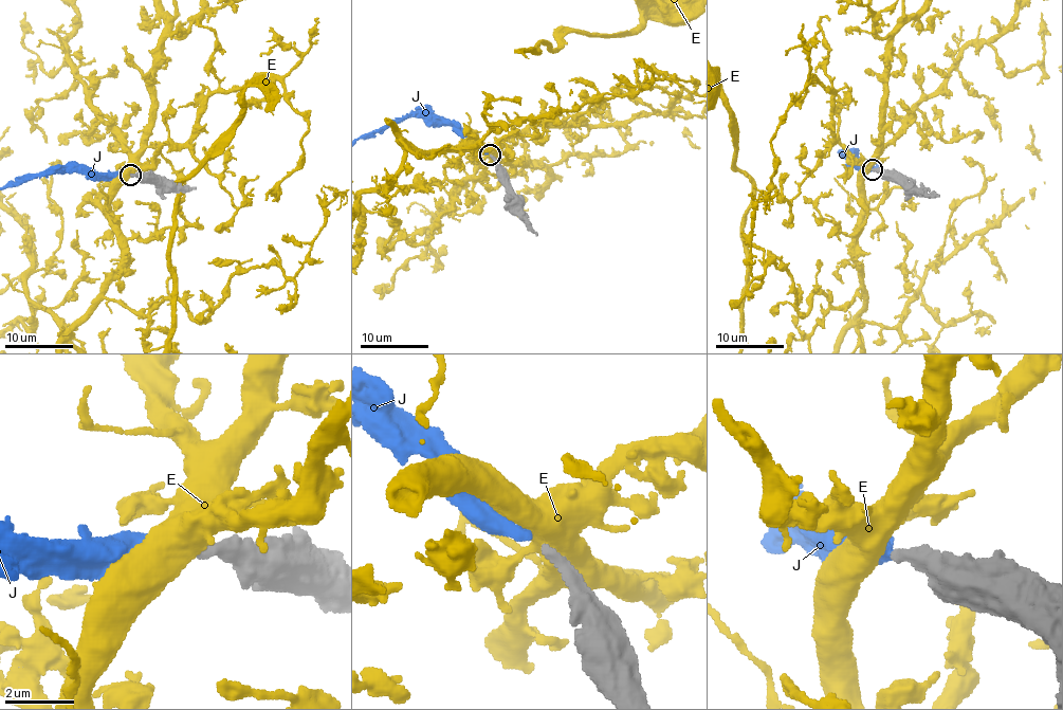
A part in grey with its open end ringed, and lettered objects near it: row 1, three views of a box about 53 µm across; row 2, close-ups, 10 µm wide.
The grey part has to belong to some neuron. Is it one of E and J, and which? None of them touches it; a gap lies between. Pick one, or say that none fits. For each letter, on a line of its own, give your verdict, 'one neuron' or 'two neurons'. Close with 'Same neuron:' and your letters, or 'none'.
E: two neurons
J: one neuron
Same neuron: J

